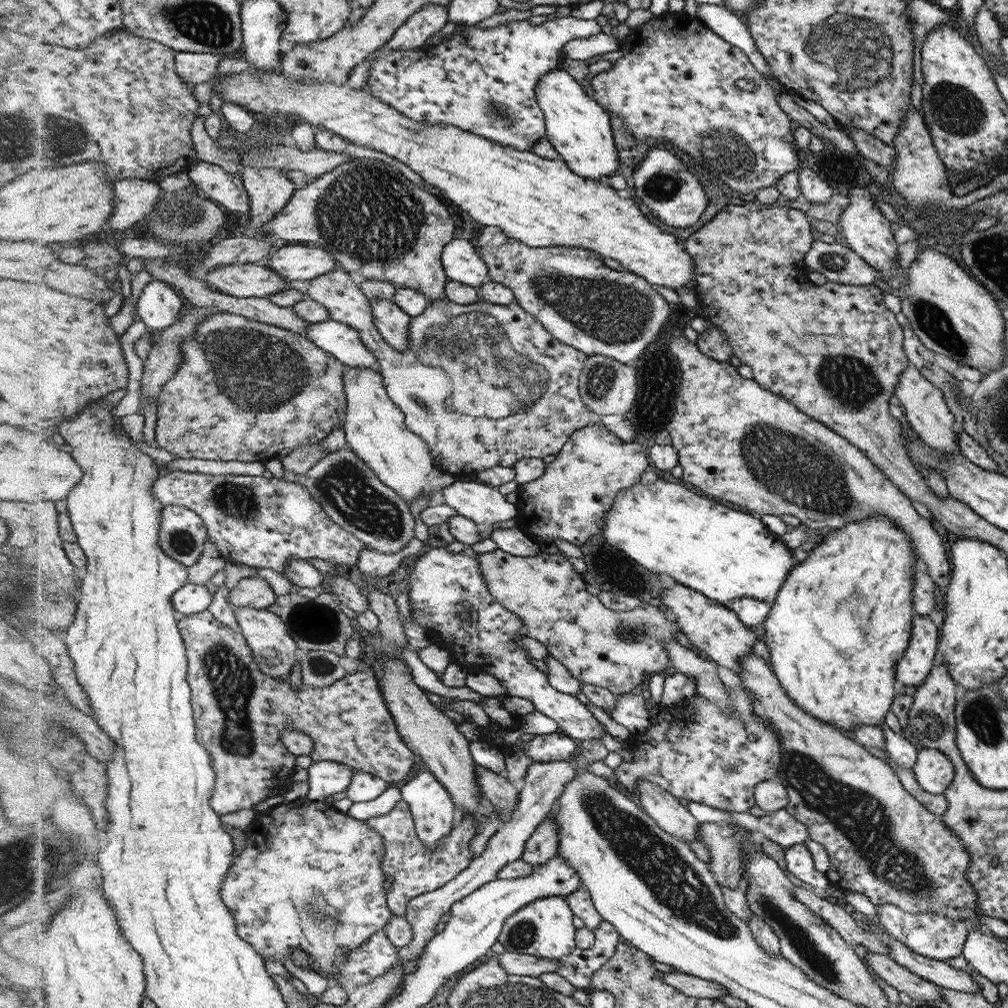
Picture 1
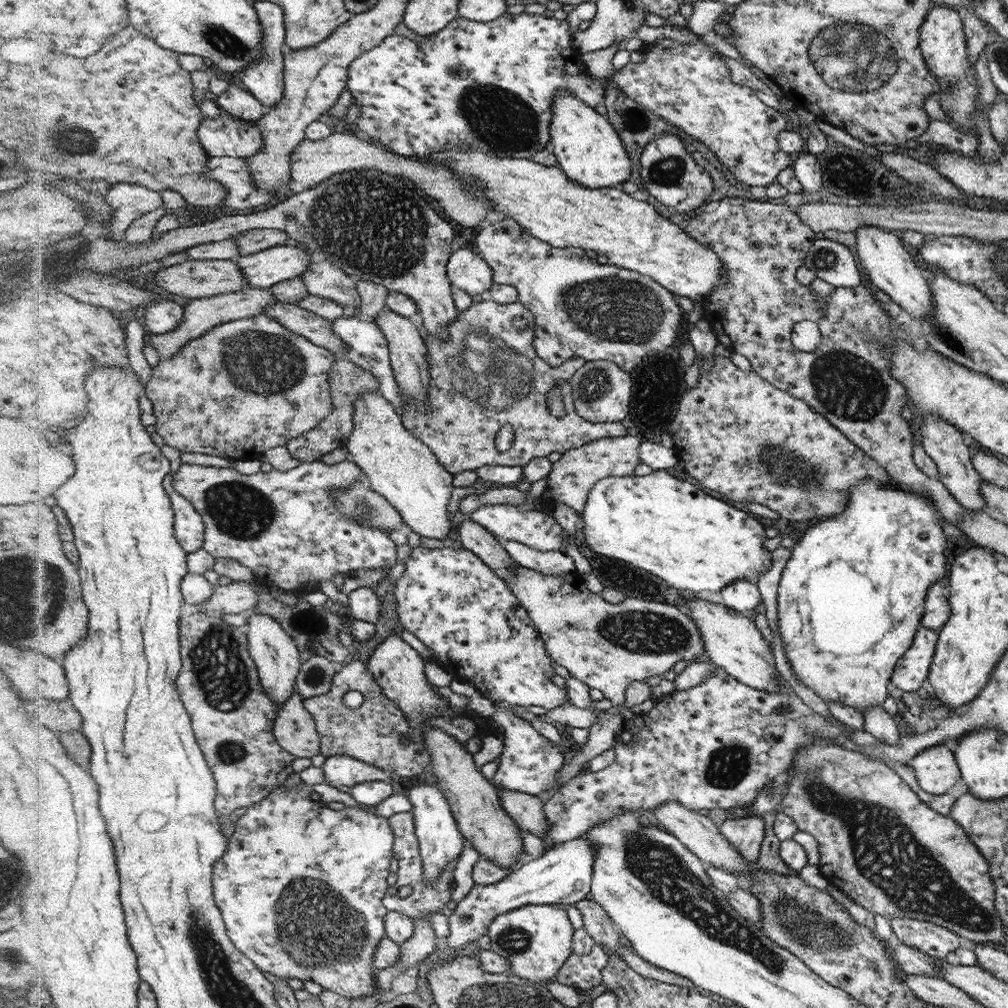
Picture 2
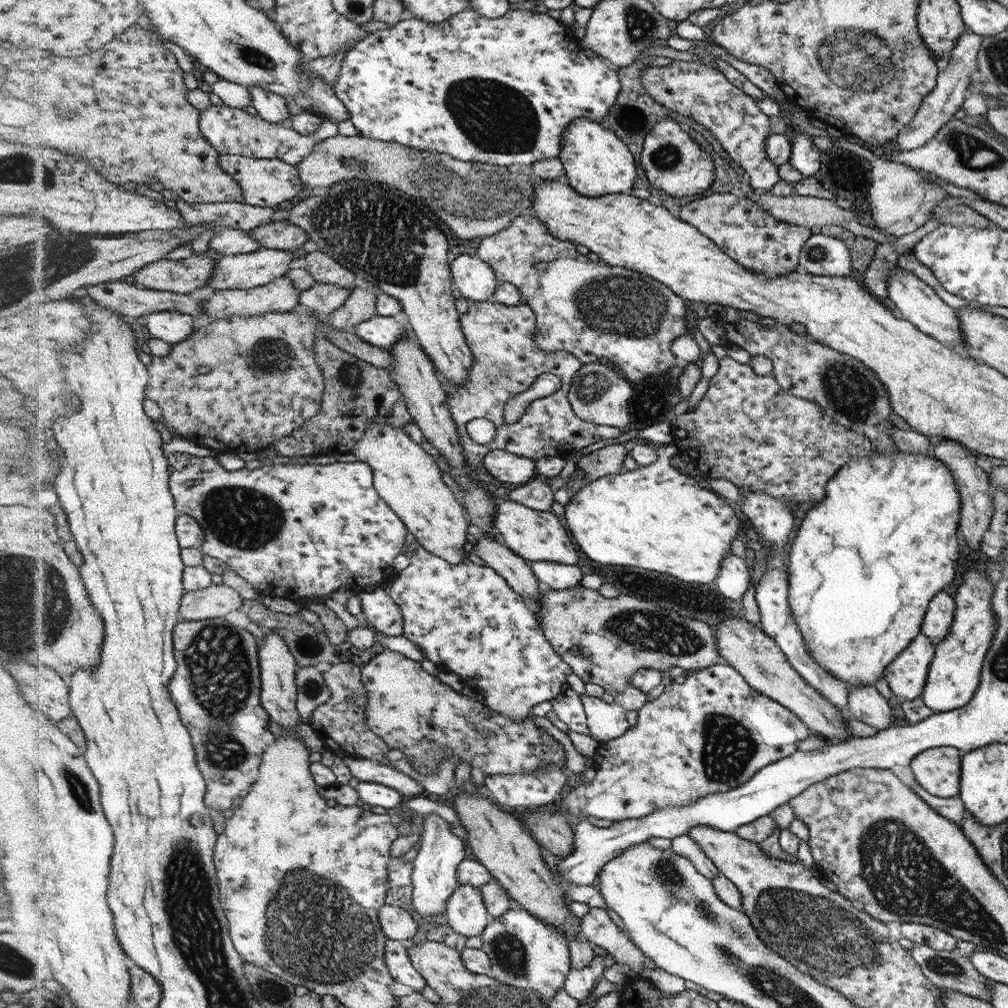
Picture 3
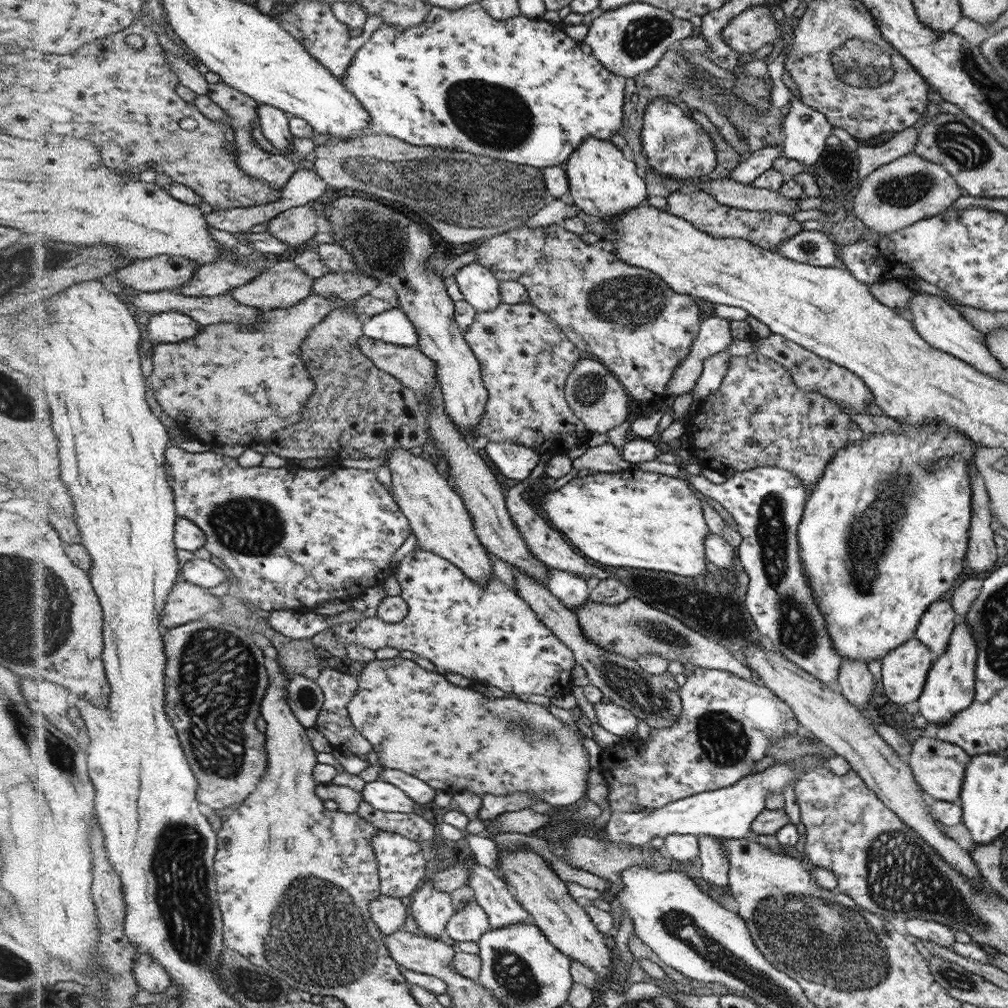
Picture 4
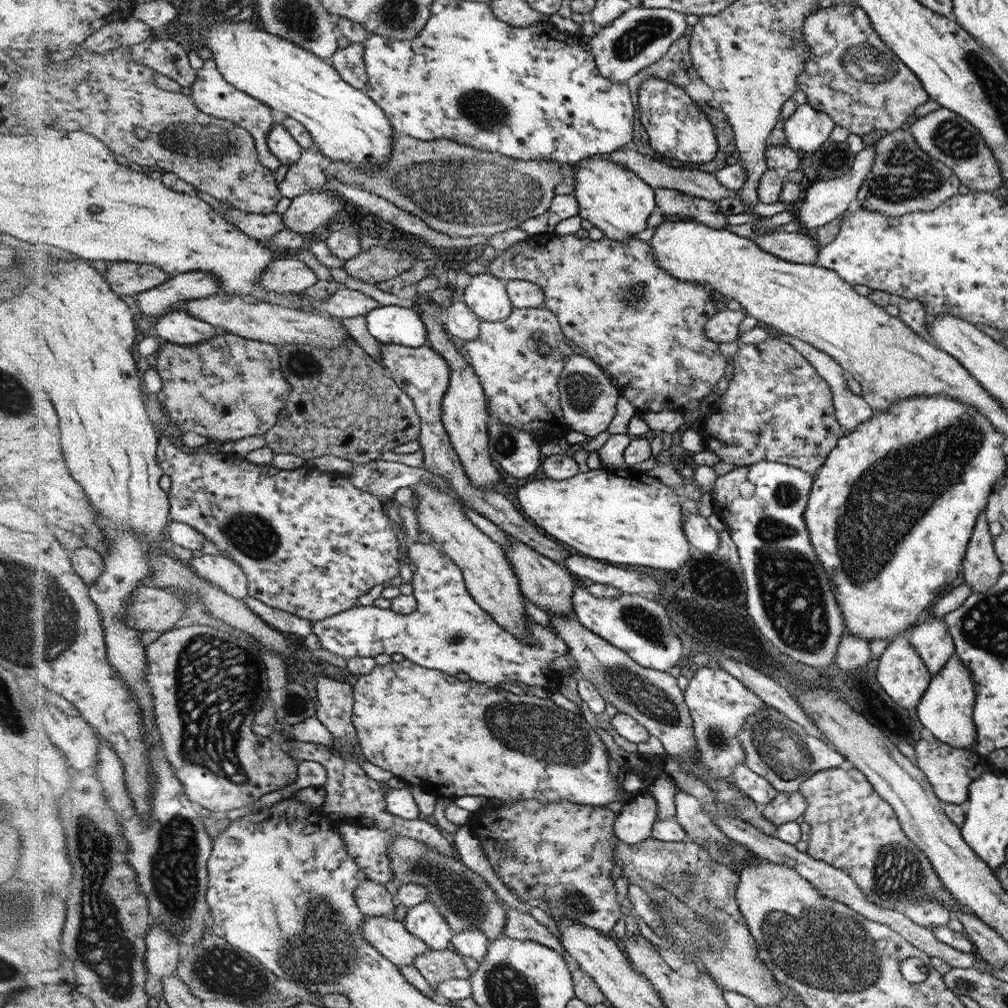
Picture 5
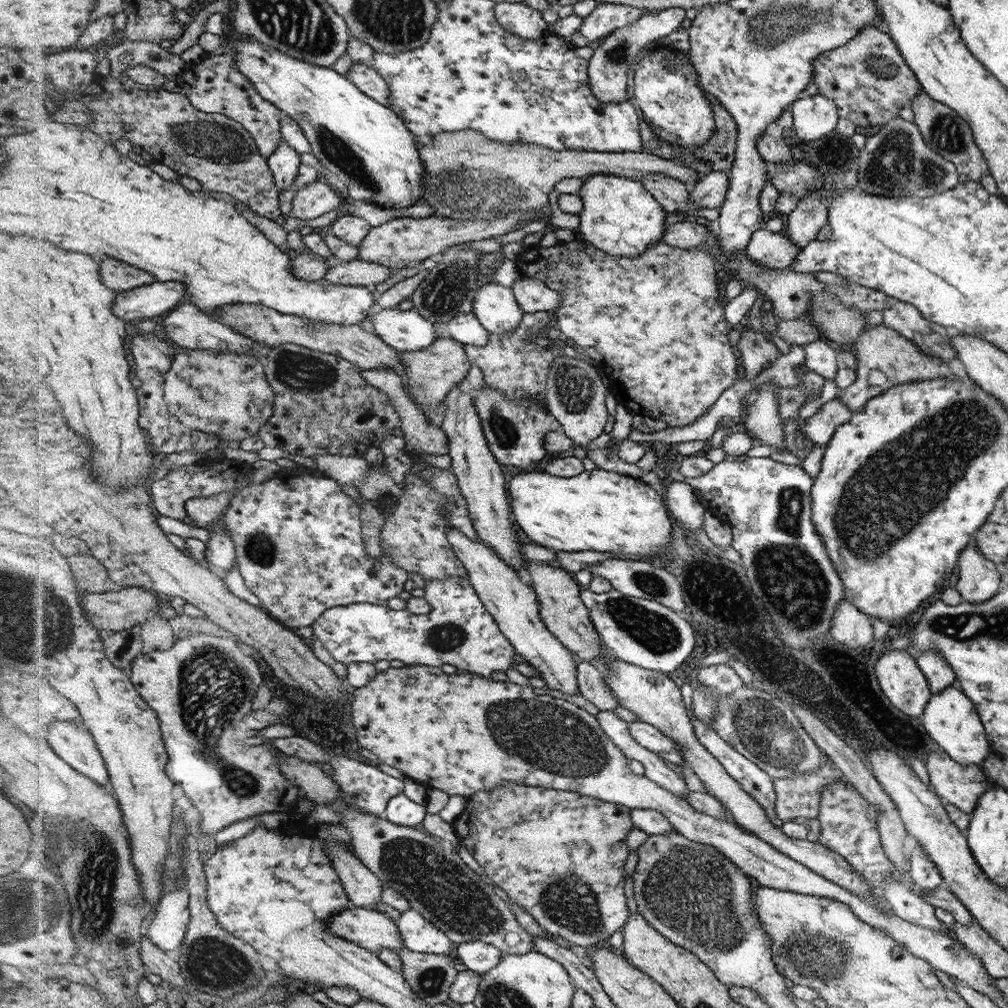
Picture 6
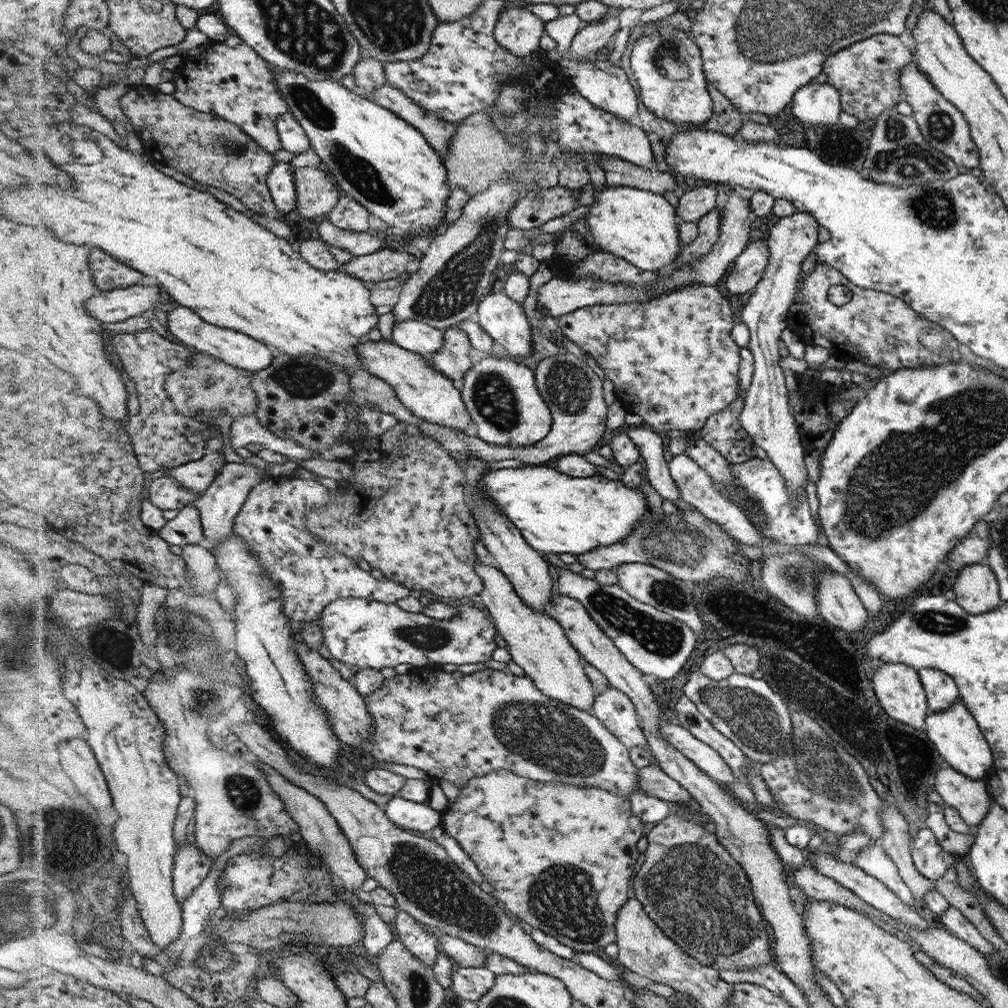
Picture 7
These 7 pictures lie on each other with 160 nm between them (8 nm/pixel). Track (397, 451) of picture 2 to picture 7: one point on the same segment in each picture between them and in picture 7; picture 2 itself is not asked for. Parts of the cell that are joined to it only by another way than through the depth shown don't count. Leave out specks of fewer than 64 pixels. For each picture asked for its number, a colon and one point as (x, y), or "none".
3: (405, 475)
4: (441, 522)
5: (491, 579)
6: (514, 605)
7: (537, 641)

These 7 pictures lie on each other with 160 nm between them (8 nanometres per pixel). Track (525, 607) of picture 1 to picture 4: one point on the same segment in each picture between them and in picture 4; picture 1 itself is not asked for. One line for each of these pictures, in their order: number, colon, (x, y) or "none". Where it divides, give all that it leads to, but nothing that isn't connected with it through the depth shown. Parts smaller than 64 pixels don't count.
2: (607, 646)
3: (606, 641)
4: (633, 627)

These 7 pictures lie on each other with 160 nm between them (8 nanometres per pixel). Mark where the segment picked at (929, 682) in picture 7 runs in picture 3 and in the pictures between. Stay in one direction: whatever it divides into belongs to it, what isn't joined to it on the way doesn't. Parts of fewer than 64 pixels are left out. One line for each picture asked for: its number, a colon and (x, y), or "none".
3: (938, 618)
4: (936, 626)
5: (933, 640)
6: (940, 674)

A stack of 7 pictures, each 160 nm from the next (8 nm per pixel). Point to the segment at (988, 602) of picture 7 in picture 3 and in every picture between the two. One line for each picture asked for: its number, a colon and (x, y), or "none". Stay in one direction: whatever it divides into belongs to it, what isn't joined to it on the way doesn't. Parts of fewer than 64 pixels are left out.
3: (976, 505)
4: (982, 556)
5: (981, 567)
6: (979, 580)

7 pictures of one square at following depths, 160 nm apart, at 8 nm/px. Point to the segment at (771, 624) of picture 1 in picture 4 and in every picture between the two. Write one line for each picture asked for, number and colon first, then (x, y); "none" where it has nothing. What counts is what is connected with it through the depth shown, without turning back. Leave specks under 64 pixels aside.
2: (850, 601)
3: (865, 563)
4: (884, 533)

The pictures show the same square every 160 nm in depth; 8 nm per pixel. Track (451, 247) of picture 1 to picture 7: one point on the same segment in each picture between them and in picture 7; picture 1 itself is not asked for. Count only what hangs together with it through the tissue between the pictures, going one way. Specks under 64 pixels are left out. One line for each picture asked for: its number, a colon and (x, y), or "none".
2: (470, 273)
3: (476, 280)
4: (480, 287)
5: (486, 295)
6: (494, 305)
7: (501, 317)

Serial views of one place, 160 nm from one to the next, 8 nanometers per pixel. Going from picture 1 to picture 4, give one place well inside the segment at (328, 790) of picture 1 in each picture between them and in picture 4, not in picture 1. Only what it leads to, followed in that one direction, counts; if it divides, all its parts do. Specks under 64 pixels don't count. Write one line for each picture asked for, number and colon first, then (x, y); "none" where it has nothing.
2: (338, 770)
3: (365, 770)
4: (420, 792)

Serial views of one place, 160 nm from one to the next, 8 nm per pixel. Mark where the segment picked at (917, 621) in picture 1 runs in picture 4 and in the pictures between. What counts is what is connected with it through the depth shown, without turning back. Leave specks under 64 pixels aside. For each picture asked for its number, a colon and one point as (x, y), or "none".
2: (912, 669)
3: (906, 675)
4: (904, 671)

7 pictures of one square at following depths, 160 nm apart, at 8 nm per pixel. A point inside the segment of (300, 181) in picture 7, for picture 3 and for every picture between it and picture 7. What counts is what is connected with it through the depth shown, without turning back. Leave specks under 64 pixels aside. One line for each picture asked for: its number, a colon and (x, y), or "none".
3: (279, 234)
4: (295, 226)
5: (307, 212)
6: (317, 198)

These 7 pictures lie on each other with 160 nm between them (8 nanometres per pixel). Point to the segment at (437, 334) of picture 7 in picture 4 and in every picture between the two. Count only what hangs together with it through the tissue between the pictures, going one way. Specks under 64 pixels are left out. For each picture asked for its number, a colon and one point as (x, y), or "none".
4: (393, 326)
5: (388, 324)
6: (407, 330)

